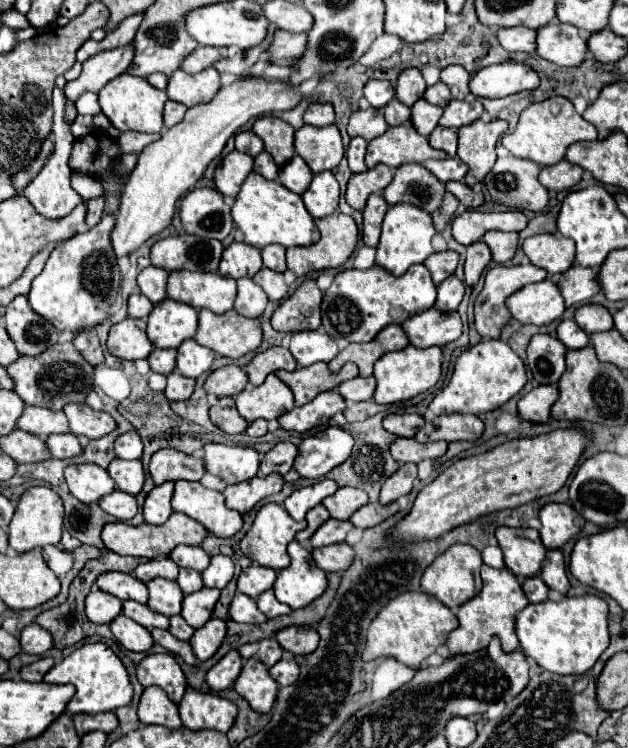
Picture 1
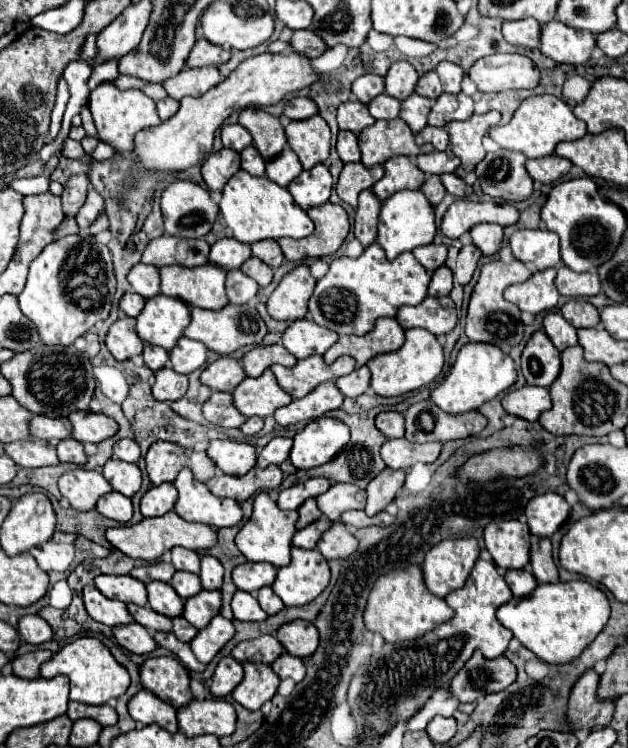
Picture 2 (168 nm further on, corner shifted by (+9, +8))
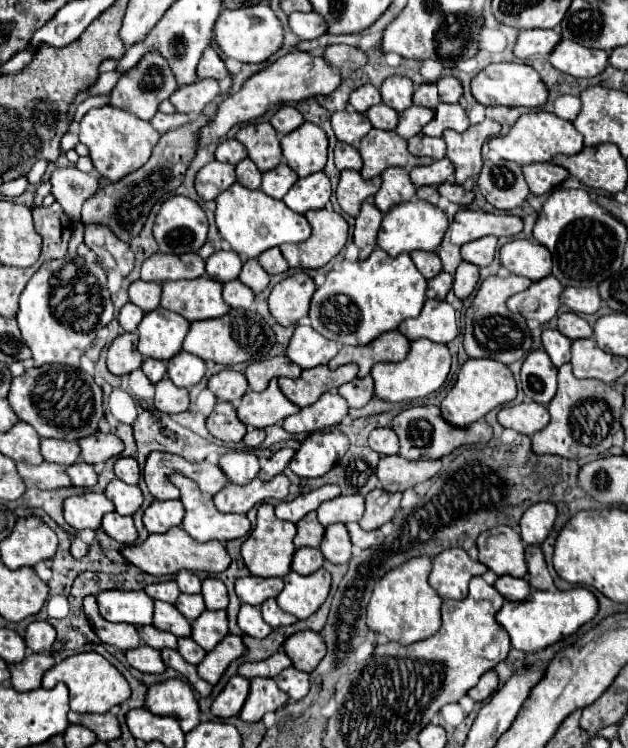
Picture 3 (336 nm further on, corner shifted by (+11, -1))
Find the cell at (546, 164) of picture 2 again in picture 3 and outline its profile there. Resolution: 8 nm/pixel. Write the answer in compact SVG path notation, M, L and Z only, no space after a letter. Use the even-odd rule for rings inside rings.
M543 162L543 164L527 164L523 166L525 180L535 196L547 194L559 184L563 184L569 178L569 172L561 166L555 166L553 162Z

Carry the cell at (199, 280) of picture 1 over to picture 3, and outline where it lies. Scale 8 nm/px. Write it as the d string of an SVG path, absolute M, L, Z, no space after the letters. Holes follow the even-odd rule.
M207 276L163 282L161 306L185 316L189 322L219 318L231 310L221 298L221 284Z

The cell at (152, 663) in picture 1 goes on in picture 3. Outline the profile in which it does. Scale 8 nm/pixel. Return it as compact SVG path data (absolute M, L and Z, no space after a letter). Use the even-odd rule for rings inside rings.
M171 678L149 686L145 706L157 716L177 718L181 722L179 726L183 732L191 732L201 722L193 690L179 678Z

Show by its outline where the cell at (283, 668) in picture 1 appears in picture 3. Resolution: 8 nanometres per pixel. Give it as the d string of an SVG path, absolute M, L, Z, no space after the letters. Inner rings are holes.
M285 668L277 678L275 678L277 686L287 692L293 700L301 700L307 692L309 692L309 674L291 668Z

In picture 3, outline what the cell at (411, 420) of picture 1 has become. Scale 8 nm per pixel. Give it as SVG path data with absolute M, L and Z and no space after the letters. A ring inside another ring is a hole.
M377 428L369 436L369 446L381 456L393 456L399 452L397 434L391 428Z

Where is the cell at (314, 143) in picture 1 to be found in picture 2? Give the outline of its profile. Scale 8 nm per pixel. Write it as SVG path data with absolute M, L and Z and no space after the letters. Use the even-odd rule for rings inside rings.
M315 115L303 121L291 121L285 127L287 141L297 153L303 169L311 169L317 163L329 159L331 151L331 131L323 117Z

